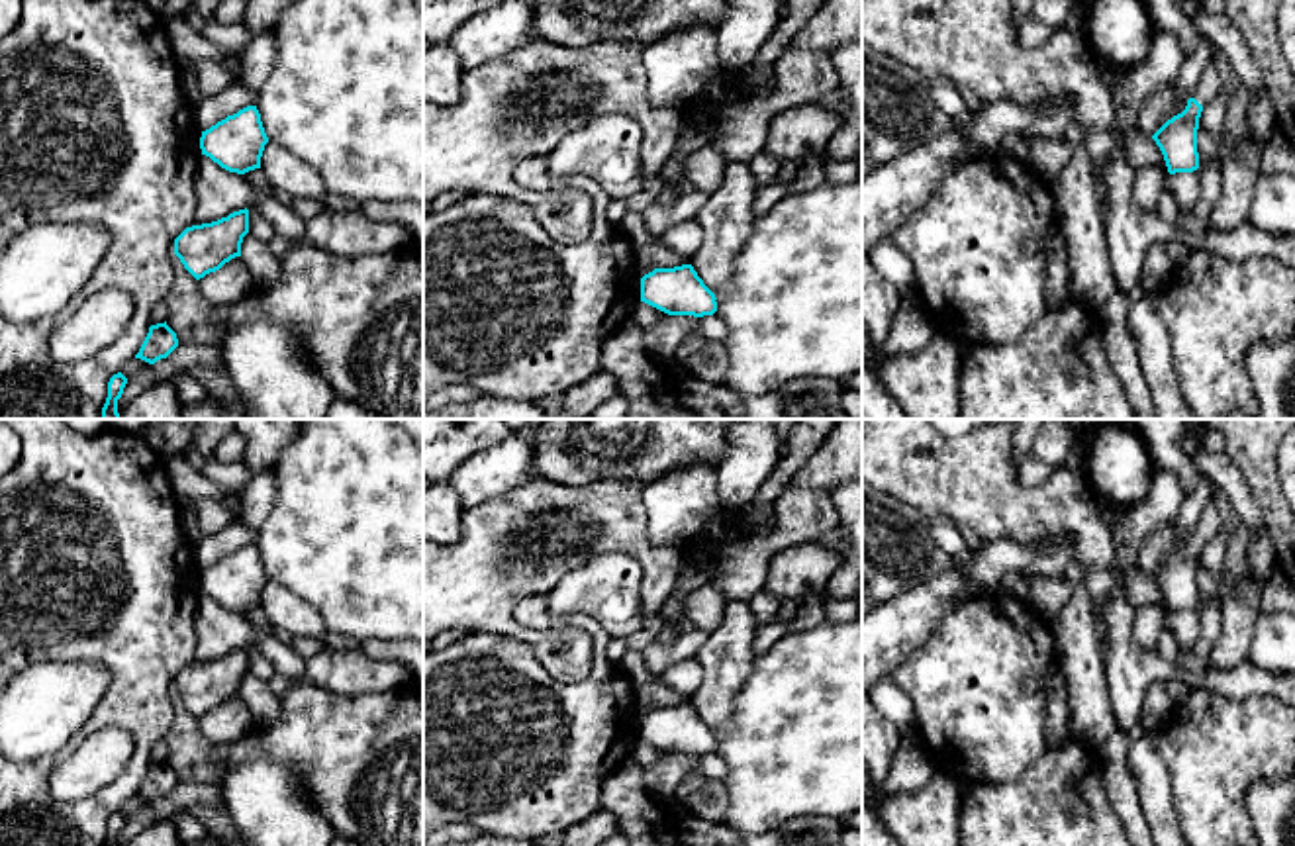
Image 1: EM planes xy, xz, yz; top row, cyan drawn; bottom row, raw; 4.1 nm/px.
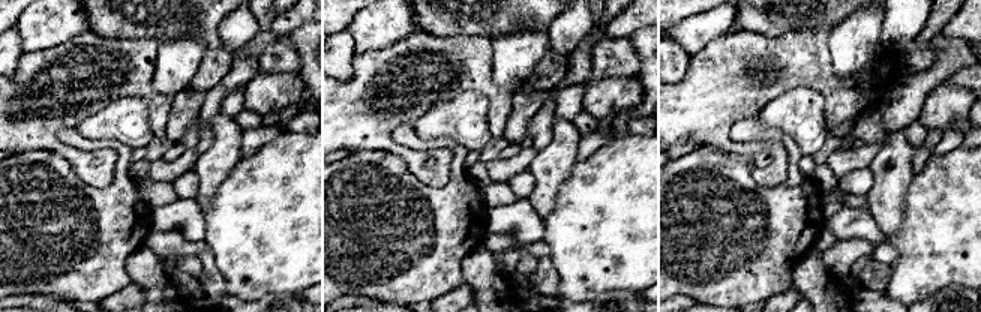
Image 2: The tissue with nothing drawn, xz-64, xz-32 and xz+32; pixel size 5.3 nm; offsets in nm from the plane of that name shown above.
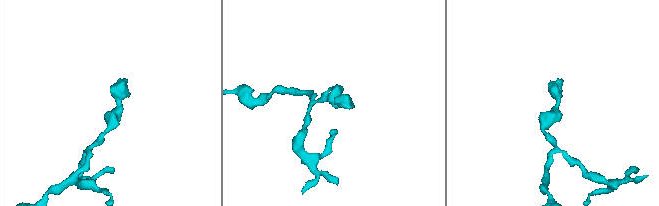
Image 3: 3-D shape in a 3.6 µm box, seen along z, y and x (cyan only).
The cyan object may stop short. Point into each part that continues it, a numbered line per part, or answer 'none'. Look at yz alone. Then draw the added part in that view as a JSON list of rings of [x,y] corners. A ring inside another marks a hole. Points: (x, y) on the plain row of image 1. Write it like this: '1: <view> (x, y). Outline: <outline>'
1: yz (1209, 523). Outline: [[[1209,499],[1209,503],[1205,505],[1199,525],[1193,533],[1193,537],[1205,544],[1213,535],[1217,535],[1221,531],[1221,515],[1217,505]]]

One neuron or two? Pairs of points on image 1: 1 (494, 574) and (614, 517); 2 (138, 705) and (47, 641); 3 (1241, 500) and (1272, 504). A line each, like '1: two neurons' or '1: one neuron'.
1: one neuron
2: one neuron
3: two neurons

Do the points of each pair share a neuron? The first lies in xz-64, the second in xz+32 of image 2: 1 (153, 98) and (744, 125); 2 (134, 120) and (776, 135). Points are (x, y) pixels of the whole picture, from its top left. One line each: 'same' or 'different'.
1: different
2: different

